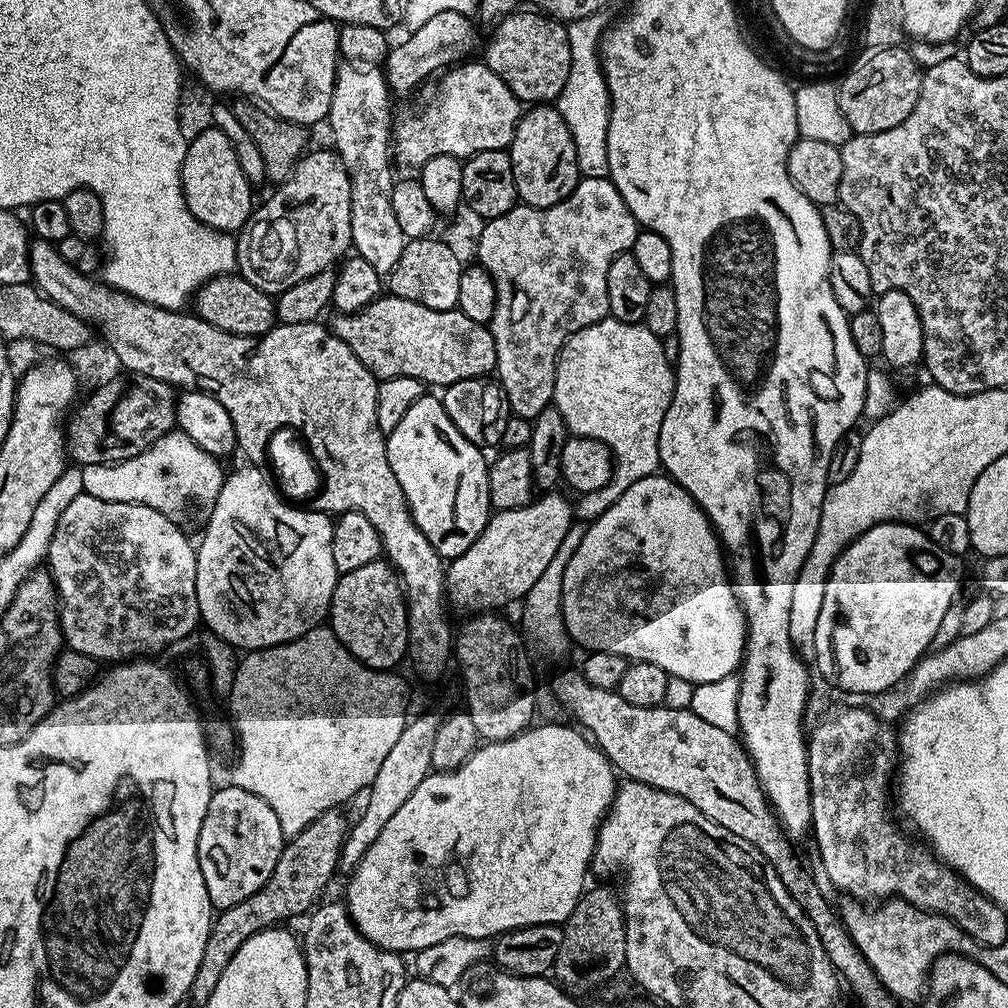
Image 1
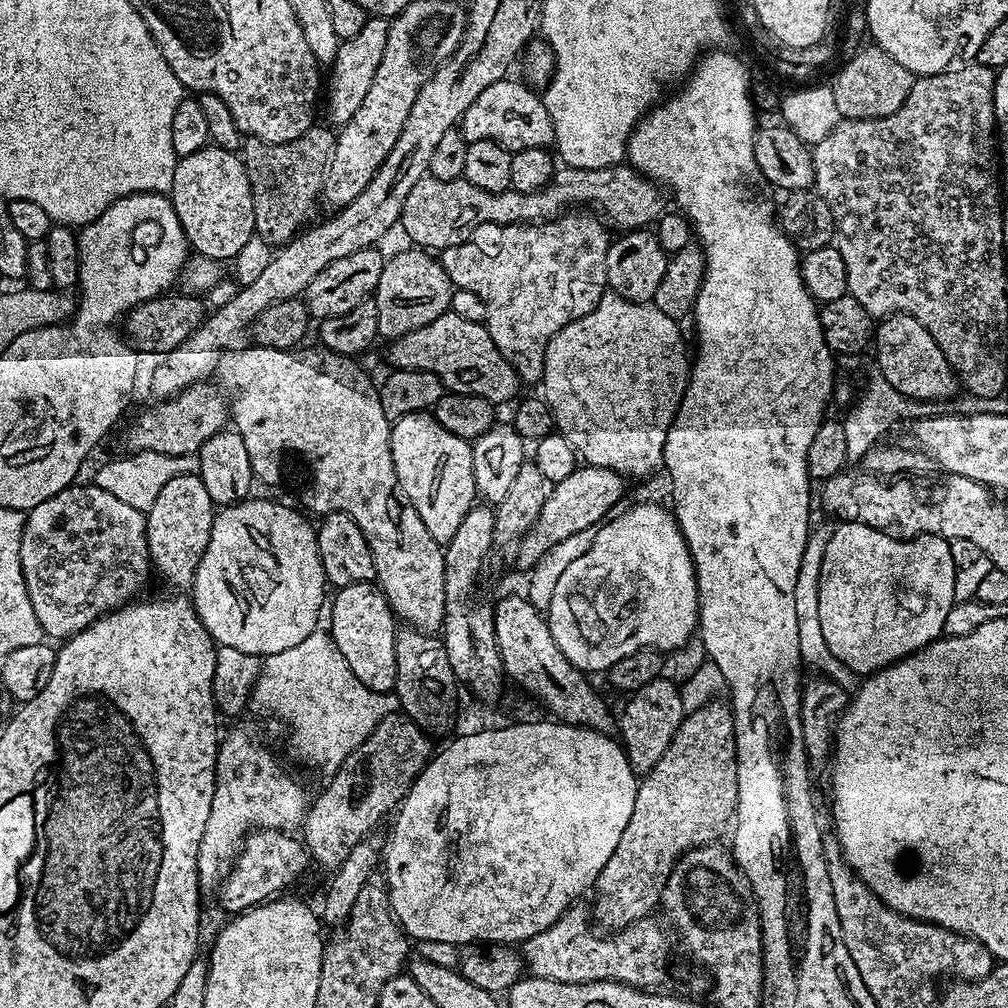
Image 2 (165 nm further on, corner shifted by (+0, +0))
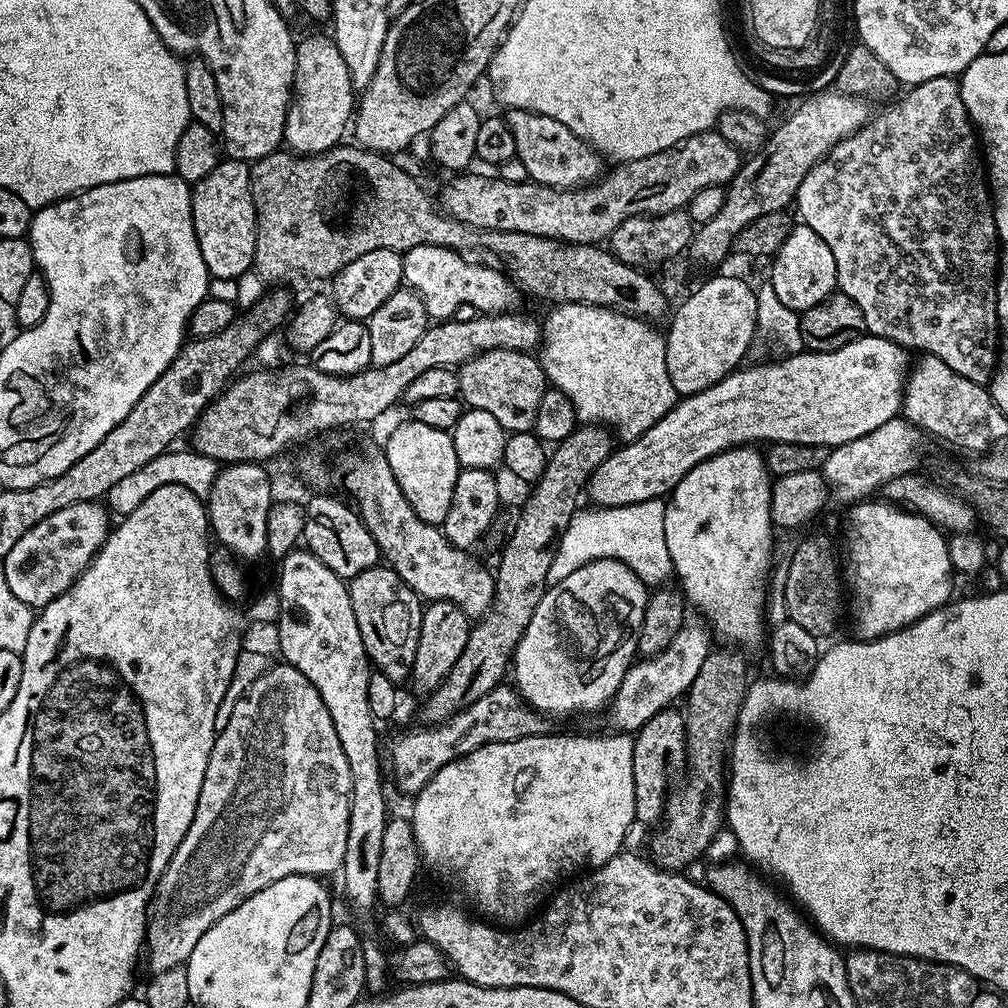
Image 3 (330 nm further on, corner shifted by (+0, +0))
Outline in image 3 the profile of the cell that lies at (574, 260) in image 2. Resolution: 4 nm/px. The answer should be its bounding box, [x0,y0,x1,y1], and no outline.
[403,246,518,322]

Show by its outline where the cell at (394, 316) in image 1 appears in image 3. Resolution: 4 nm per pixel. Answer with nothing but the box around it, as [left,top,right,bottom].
[459,350,546,433]

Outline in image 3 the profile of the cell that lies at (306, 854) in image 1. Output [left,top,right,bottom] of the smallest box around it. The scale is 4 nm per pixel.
[420,423,614,725]

